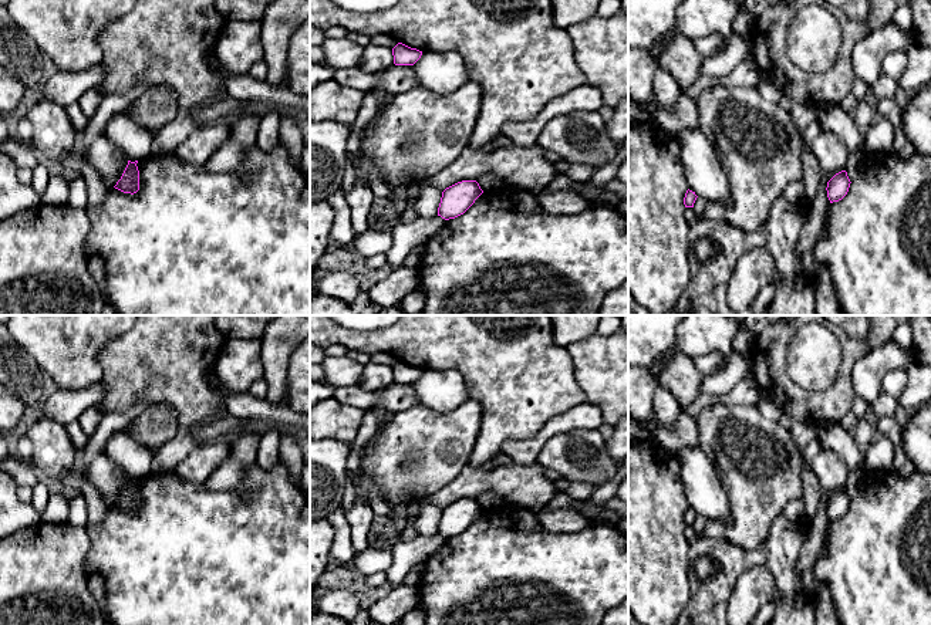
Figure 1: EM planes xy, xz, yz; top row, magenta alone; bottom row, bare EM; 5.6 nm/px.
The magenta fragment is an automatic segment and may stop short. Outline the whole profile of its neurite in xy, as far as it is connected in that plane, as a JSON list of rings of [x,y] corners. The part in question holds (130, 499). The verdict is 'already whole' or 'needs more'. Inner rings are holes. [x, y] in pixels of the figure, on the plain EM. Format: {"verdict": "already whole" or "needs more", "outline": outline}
{"verdict": "already whole", "outline": [[[128,479],[128,483],[121,494],[121,497],[114,504],[115,507],[124,510],[124,511],[136,511],[139,509],[139,489],[136,484],[138,479],[131,480]]]}

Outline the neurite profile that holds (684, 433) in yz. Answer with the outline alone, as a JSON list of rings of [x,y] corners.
[[[682,413],[672,429],[658,428],[655,442],[674,453],[684,447],[696,447],[699,436],[695,418]]]

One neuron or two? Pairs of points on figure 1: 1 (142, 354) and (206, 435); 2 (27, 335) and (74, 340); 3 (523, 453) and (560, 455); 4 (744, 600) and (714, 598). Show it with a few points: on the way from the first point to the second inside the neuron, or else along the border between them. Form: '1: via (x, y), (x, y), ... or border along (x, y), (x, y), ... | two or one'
1: border along (223, 412), (192, 429), (192, 435), (199, 443) | two
2: via (39, 335), (63, 335) | one
3: border along (563, 432), (559, 432), (546, 442), (536, 462) | two
4: border along (746, 571), (739, 577), (727, 610) | two

